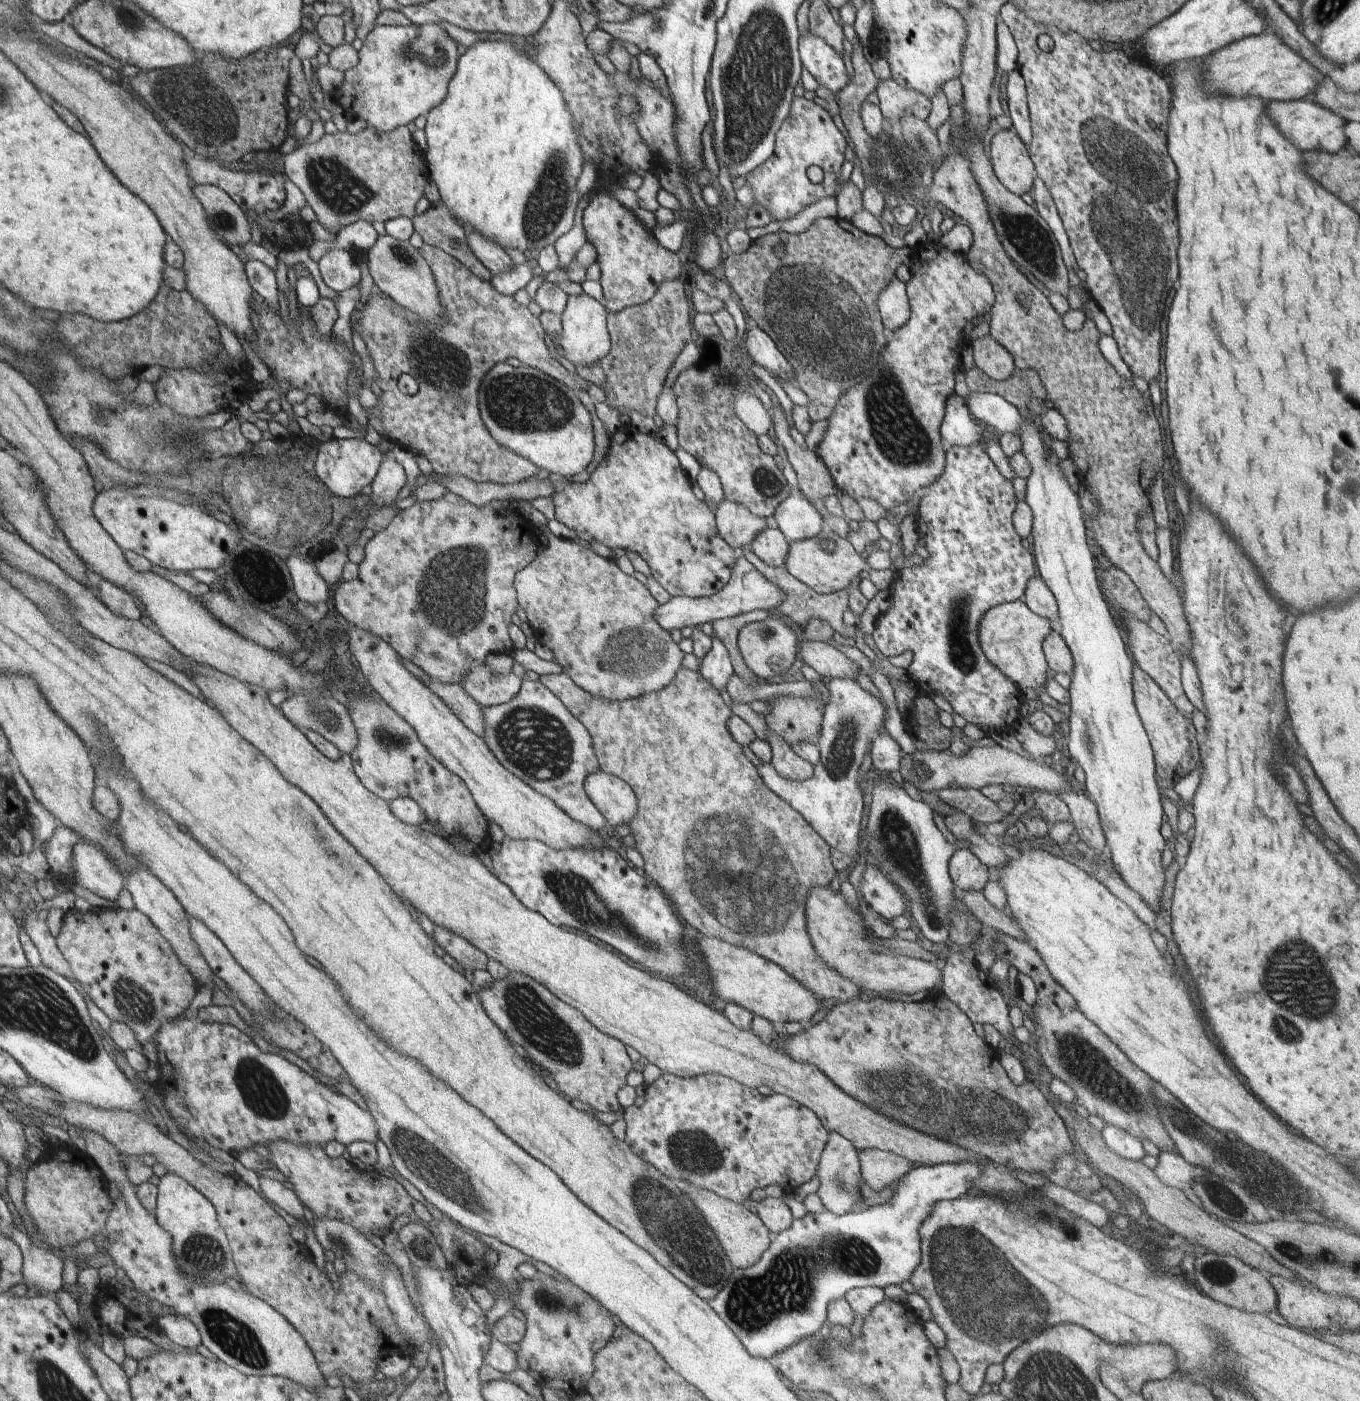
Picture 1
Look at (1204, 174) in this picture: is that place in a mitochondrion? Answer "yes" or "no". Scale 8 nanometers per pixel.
no

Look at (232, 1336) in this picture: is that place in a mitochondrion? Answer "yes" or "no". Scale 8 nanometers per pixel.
yes

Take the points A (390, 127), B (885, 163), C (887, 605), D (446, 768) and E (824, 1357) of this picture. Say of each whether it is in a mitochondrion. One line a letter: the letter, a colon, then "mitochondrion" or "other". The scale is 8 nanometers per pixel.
A: other
B: mitochondrion
C: other
D: other
E: mitochondrion

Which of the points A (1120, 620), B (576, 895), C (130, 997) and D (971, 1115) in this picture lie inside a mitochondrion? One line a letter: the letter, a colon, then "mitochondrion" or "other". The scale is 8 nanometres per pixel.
A: other
B: mitochondrion
C: mitochondrion
D: mitochondrion

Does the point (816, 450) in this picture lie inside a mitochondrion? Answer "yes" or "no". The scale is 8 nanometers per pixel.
no

